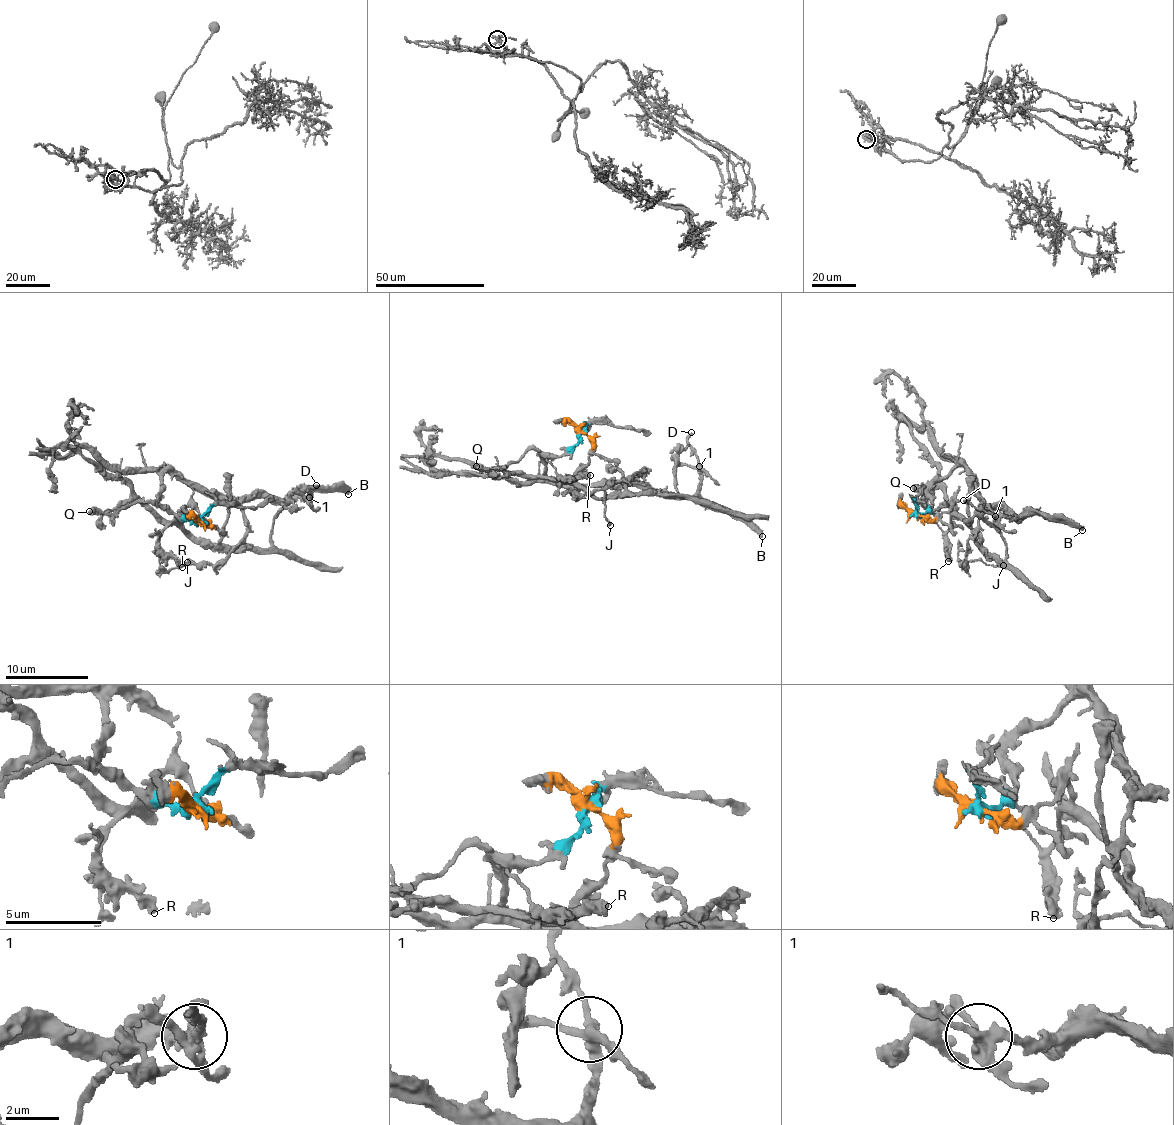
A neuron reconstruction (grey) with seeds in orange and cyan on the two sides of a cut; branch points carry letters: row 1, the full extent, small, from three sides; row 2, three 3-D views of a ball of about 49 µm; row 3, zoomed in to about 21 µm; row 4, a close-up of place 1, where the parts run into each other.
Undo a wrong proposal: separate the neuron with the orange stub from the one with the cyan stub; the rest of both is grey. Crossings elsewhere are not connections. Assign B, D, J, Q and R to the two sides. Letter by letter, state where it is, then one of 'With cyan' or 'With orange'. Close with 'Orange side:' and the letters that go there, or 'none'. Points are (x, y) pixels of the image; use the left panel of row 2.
B: Place: (348, 494). With cyan
D: Place: (316, 485). With cyan
J: Place: (187, 562). With cyan
Q: Place: (89, 511). With cyan
R: Place: (182, 567). With orange
Orange side: R

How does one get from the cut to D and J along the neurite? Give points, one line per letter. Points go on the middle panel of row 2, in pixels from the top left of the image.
D: (581, 433), (559, 455), (542, 457), (552, 479), (647, 483), (692, 496), (699, 464), (687, 441), (692, 432)
J: (581, 433), (559, 455), (542, 457), (548, 477), (627, 484), (643, 468), (606, 490), (611, 525)

